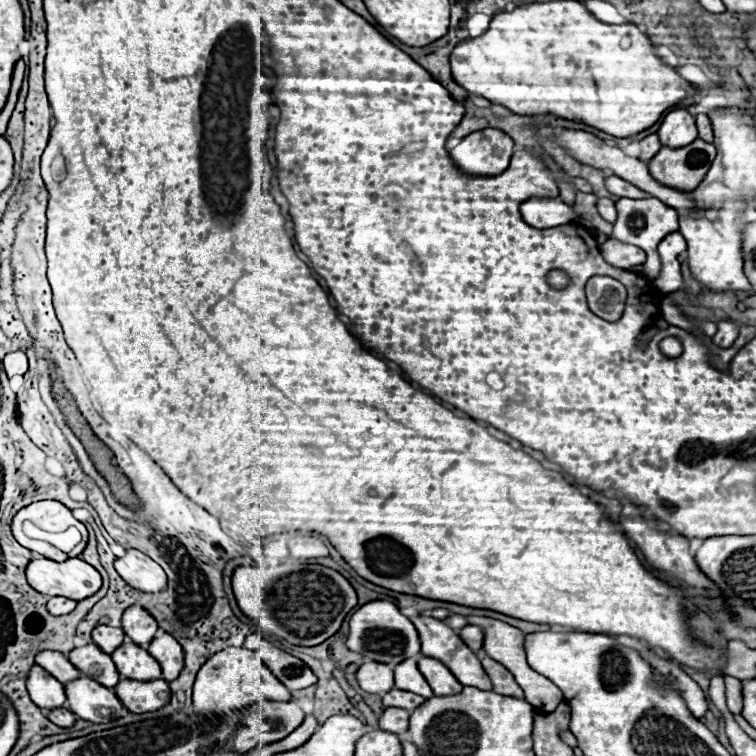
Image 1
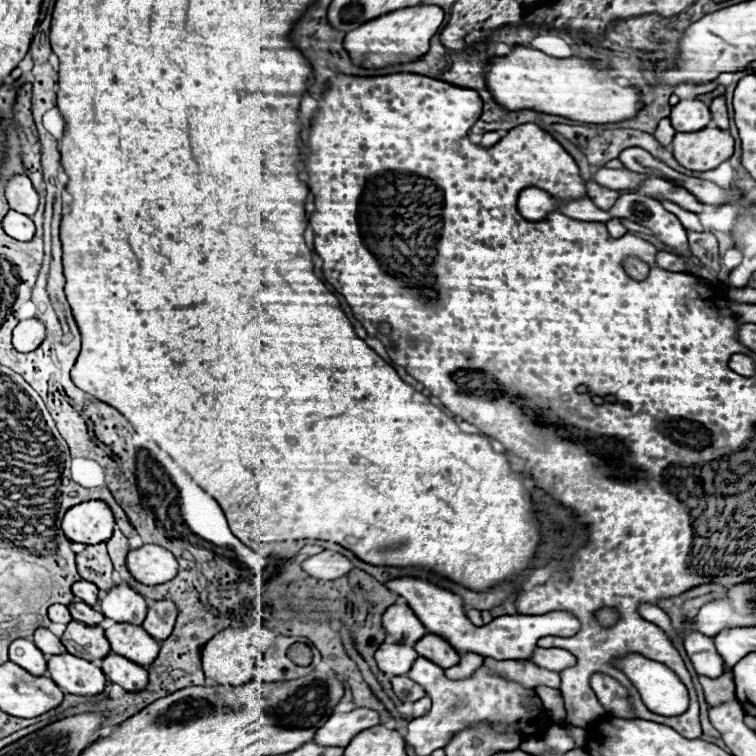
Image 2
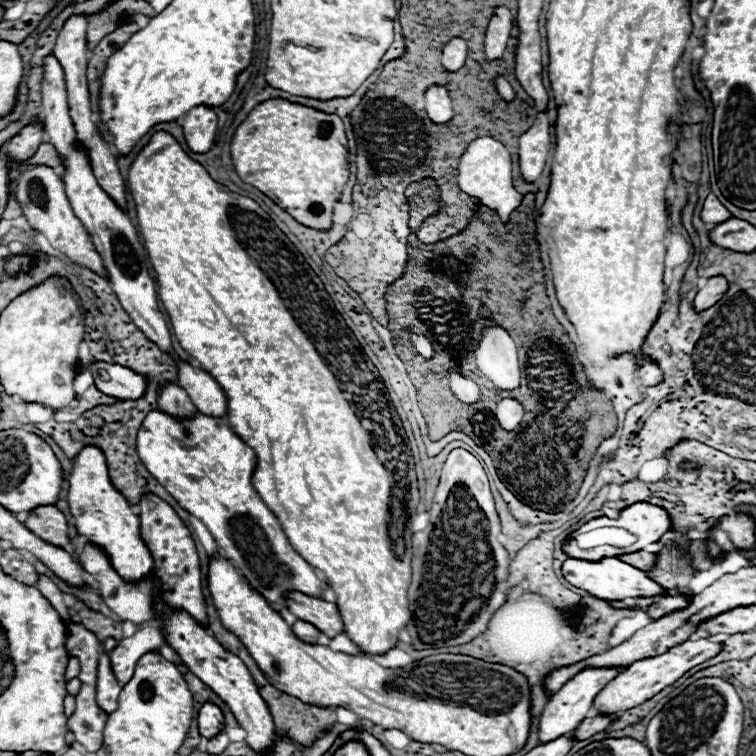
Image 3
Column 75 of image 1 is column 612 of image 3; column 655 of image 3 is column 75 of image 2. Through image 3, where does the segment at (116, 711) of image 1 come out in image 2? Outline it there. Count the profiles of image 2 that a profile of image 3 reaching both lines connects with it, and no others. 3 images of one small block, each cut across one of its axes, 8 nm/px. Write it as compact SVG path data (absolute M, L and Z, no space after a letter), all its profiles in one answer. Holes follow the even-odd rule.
M58 654L48 658L50 678L68 694L96 696L106 688L106 678L98 666L72 654Z

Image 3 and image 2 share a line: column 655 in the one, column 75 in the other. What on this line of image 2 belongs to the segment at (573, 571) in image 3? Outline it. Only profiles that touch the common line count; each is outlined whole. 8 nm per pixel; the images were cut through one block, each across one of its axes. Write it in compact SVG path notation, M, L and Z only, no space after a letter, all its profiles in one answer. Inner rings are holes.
M78 580L72 586L72 594L78 596L80 600L88 602L88 604L96 604L96 600L98 600L98 586L88 582L88 580Z

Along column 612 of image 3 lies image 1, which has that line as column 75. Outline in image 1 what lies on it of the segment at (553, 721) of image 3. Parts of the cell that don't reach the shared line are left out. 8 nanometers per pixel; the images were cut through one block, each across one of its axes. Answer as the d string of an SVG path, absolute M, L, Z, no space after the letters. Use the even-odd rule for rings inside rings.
M42 650L36 654L36 664L40 664L44 670L48 670L52 676L56 676L62 684L80 678L80 670L76 670L68 658L64 658L62 652L56 650Z

